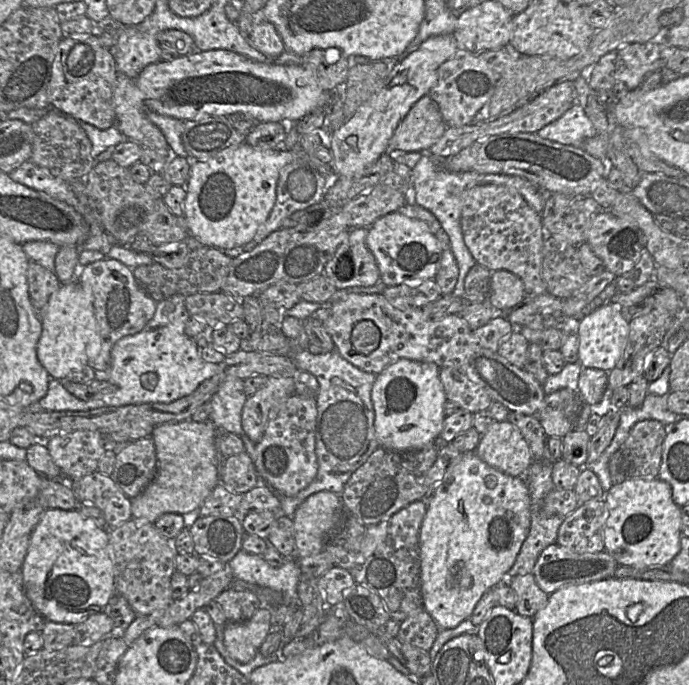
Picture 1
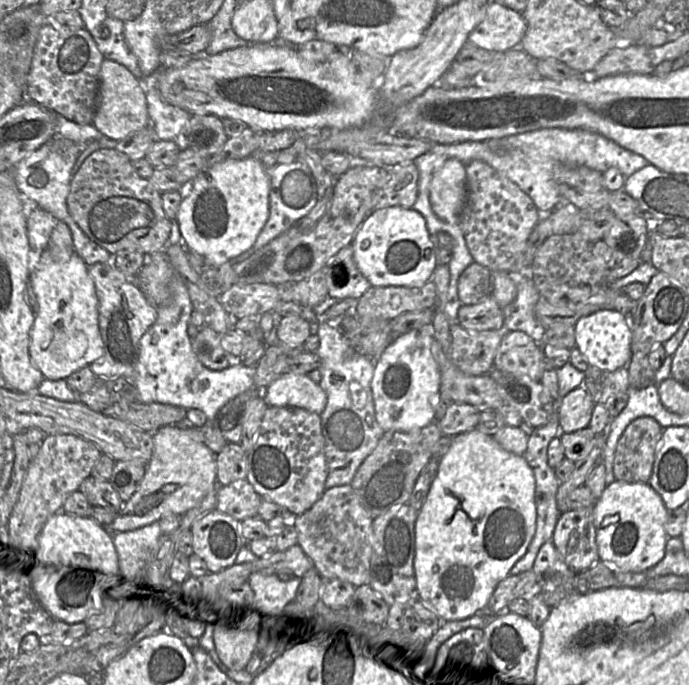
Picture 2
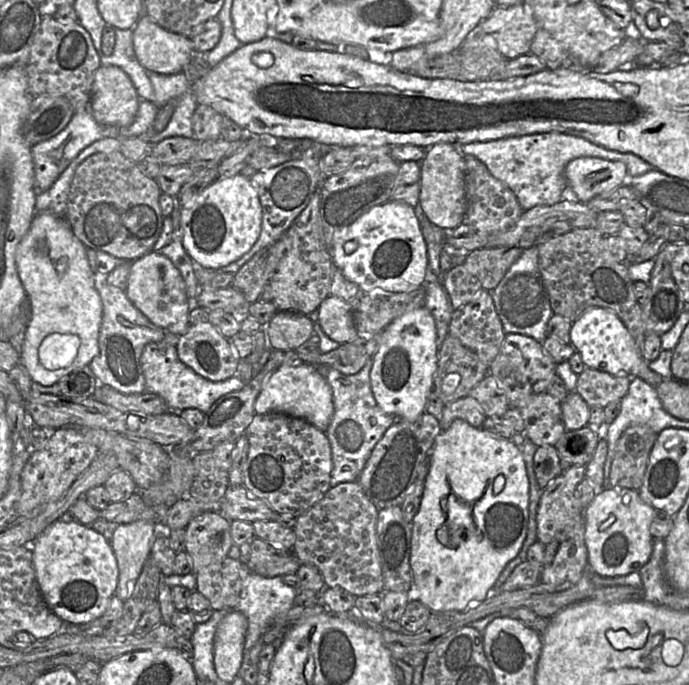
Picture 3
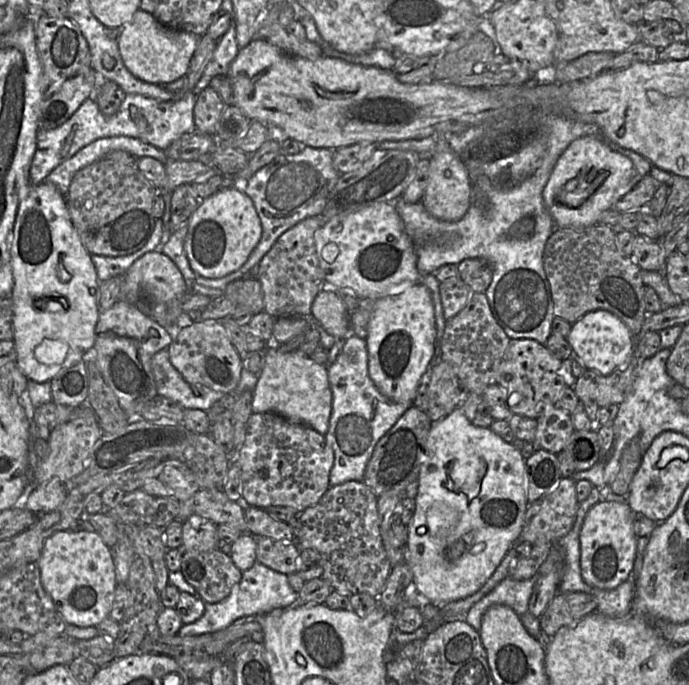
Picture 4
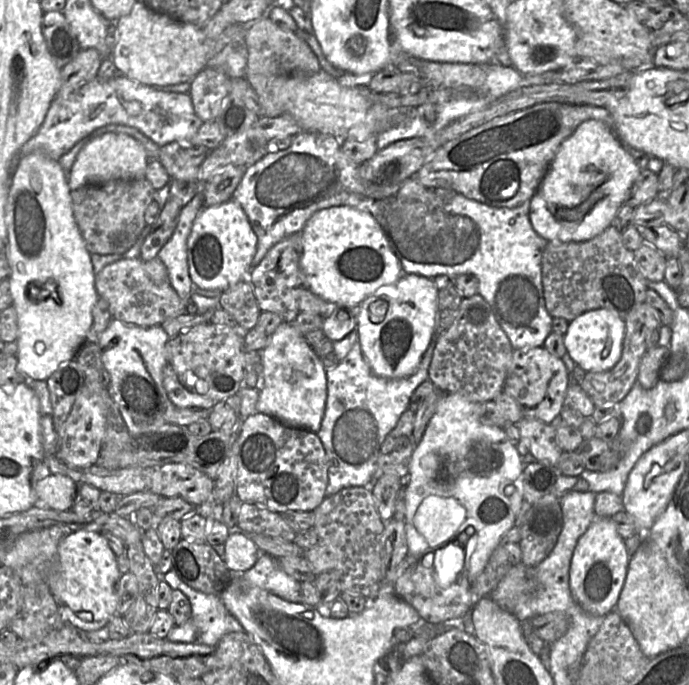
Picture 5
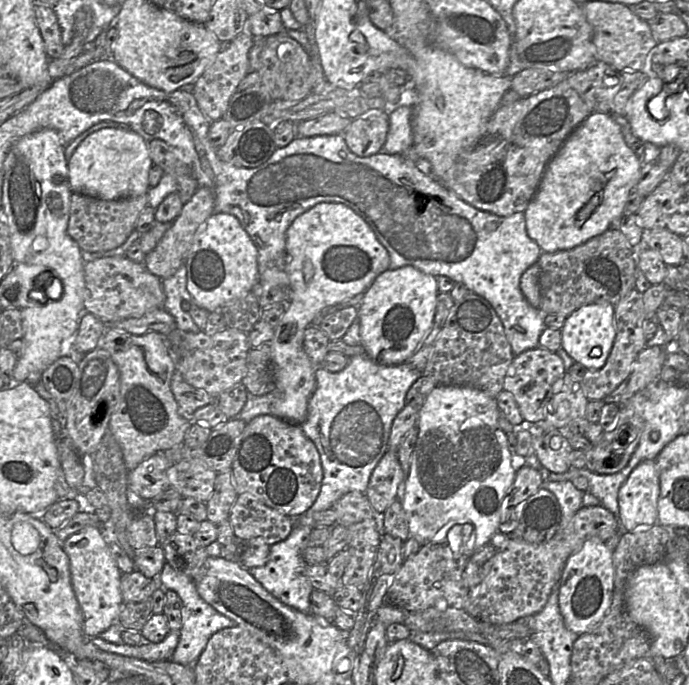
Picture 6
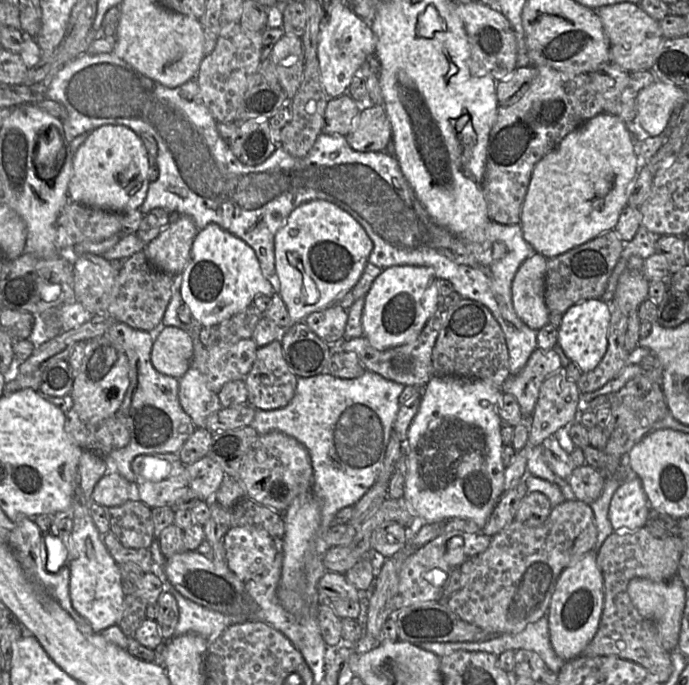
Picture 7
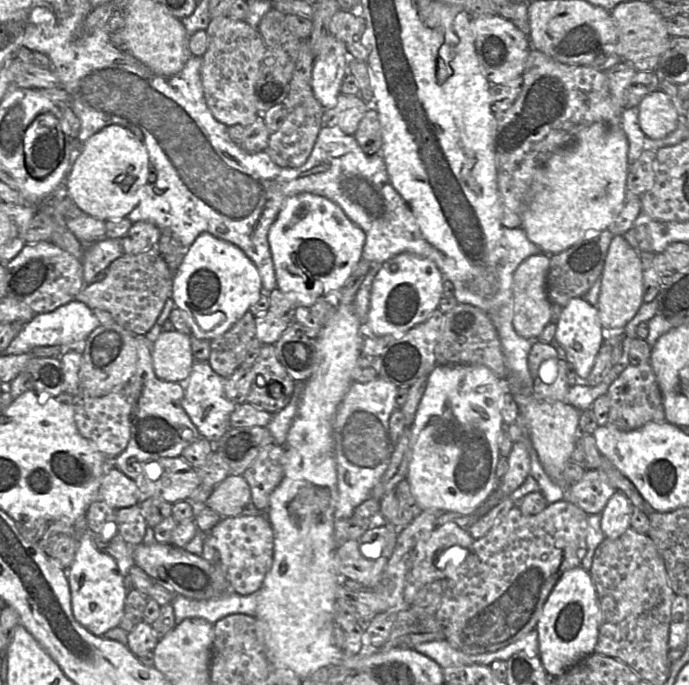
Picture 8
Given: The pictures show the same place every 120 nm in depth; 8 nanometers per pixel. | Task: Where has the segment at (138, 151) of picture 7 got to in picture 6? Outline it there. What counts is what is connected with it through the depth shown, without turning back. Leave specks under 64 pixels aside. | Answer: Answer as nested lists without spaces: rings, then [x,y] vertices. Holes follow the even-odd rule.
[[[108,127],[90,134],[77,147],[68,163],[68,181],[72,192],[103,200],[137,197],[150,188],[149,173],[153,162],[148,142],[125,127]]]

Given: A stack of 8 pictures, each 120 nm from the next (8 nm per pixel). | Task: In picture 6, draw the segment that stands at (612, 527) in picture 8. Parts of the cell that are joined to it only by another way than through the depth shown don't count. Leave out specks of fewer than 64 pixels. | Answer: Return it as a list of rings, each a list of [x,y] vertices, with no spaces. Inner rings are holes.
[[[644,460],[620,487],[619,523],[627,532],[650,528],[658,523],[659,476],[656,460]]]

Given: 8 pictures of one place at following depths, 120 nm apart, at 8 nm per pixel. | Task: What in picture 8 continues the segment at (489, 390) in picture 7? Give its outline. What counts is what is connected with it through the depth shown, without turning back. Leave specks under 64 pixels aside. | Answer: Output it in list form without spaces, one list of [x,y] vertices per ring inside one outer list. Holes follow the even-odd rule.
[[[436,365],[428,375],[427,385],[411,426],[410,461],[406,475],[411,492],[422,510],[433,509],[441,512],[470,514],[478,509],[495,490],[498,484],[495,471],[500,456],[500,433],[504,423],[501,409],[505,393],[504,380],[499,379],[489,368],[483,365]]]

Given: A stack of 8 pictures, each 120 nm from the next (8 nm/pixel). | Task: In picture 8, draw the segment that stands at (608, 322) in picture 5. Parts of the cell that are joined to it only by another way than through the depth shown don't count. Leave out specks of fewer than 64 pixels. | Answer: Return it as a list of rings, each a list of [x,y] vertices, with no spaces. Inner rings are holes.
[[[583,297],[571,299],[556,323],[554,339],[565,350],[568,362],[572,364],[578,377],[585,381],[603,344],[603,327],[597,307],[592,306]]]

